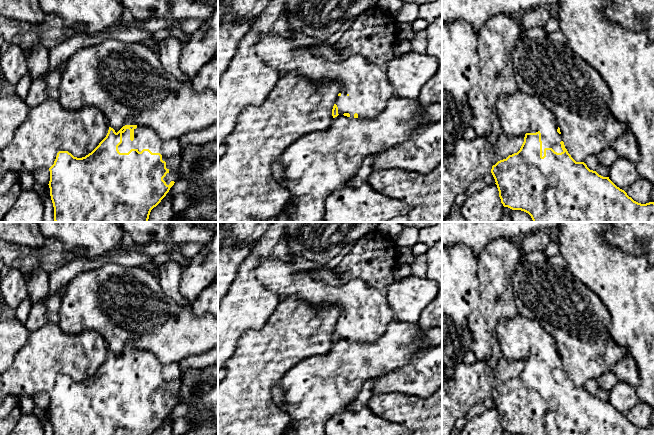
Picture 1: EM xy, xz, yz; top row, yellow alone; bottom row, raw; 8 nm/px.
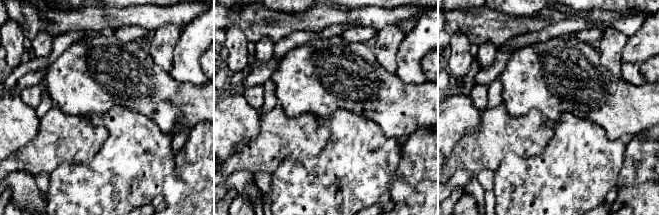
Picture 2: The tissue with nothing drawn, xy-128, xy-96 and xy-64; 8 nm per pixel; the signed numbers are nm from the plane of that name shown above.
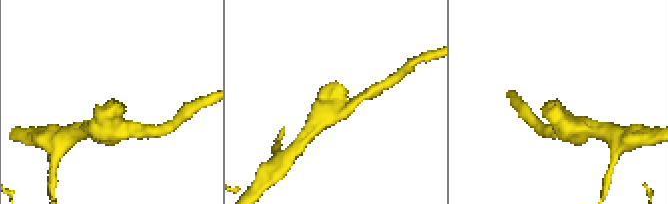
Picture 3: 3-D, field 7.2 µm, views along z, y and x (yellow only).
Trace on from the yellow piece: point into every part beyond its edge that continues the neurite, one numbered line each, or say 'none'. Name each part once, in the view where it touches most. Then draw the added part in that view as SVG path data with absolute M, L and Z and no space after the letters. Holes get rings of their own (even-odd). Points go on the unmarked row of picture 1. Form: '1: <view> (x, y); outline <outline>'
1: xy (144, 361); outline M137 350L134 353L134 364L130 364L130 354L126 353L122 357L122 367L118 370L120 377L128 377L131 373L137 373L139 376L143 373L149 373L152 377L160 377L162 384L166 386L166 392L169 394L163 402L167 409L171 405L176 406L180 403L183 372L178 362L163 365L152 352Z

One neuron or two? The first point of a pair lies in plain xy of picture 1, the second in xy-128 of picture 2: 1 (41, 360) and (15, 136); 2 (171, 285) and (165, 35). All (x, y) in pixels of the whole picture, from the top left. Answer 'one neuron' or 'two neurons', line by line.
1: two neurons
2: one neuron

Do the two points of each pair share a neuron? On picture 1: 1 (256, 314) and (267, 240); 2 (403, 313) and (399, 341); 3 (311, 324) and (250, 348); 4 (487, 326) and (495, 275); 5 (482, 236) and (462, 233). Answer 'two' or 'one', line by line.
1: one
2: two
3: one
4: one
5: one

